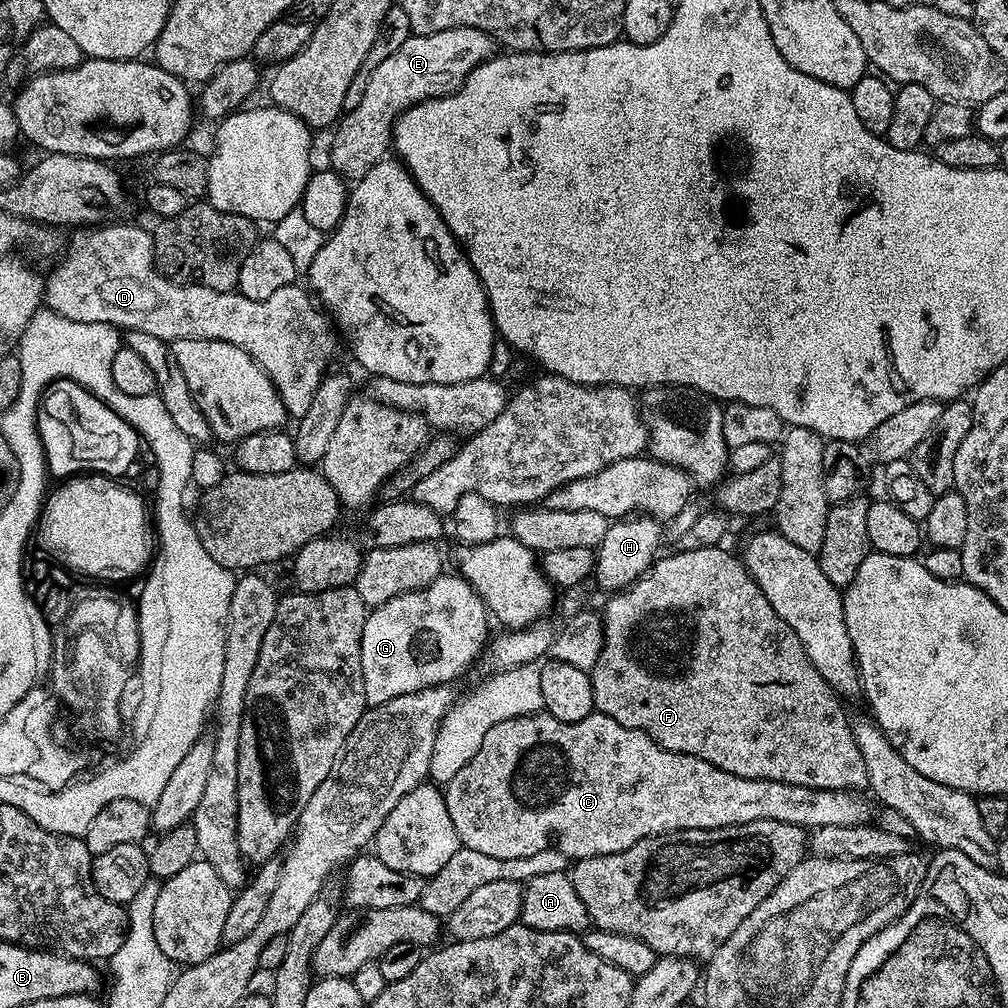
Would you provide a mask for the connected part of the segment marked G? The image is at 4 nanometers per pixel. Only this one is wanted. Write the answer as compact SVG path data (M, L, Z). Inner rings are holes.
M442 574L437 580L430 582L430 586L419 588L406 594L400 594L398 598L390 598L390 602L371 609L366 618L366 626L362 626L362 678L366 686L368 704L372 706L385 704L394 698L398 698L402 694L414 694L427 688L439 688L441 686L451 685L453 683L451 680L458 679L479 656L481 659L482 653L486 648L486 641L490 636L490 631L488 632L488 620L490 621L490 613L488 609L484 607L484 599L481 598L477 592L468 585L468 581L459 574L453 574L453 576Z

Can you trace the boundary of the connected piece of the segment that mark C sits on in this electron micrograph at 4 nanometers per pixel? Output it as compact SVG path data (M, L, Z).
M541 710L530 716L510 718L506 722L498 722L498 726L490 726L490 730L486 730L486 738L482 738L482 746L478 746L478 754L474 754L474 758L470 758L470 762L466 762L466 766L462 766L462 770L458 770L458 774L454 774L454 778L450 778L450 782L443 785L442 791L446 810L450 810L450 822L454 822L454 830L458 830L461 845L470 850L478 850L490 858L530 858L530 854L538 854L541 850L558 850L567 856L569 861L575 862L591 856L614 854L618 850L634 846L634 842L642 842L642 838L662 836L666 832L680 832L683 828L721 828L738 826L742 822L773 820L790 822L799 828L811 830L822 826L858 826L873 819L872 808L860 797L863 795L859 791L830 792L806 786L790 786L786 782L742 778L738 774L718 770L718 766L702 758L666 750L655 744L642 730L622 726L622 722L614 722L614 718L595 710L586 718L582 718L582 722L558 722L558 718Z

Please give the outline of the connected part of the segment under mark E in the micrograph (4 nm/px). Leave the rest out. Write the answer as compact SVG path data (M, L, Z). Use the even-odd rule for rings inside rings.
M451 28L438 30L438 34L406 38L406 42L402 42L402 46L398 46L398 50L394 50L394 54L380 63L374 74L370 74L370 83L362 94L362 102L347 109L335 125L331 133L331 171L348 182L362 179L366 170L389 155L396 119L407 108L424 100L433 100L435 96L449 96L462 87L464 80L483 60L490 59L493 54L492 37L473 28Z

